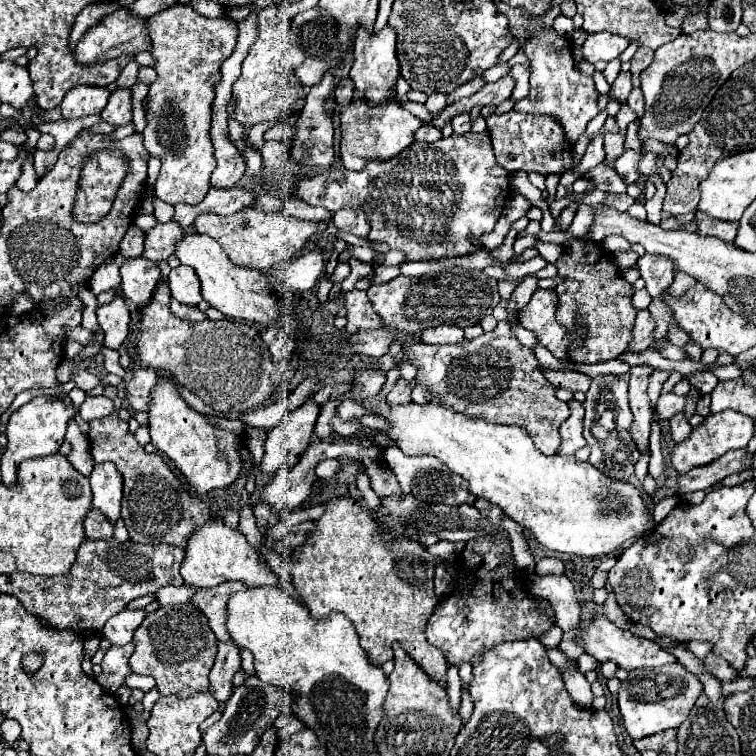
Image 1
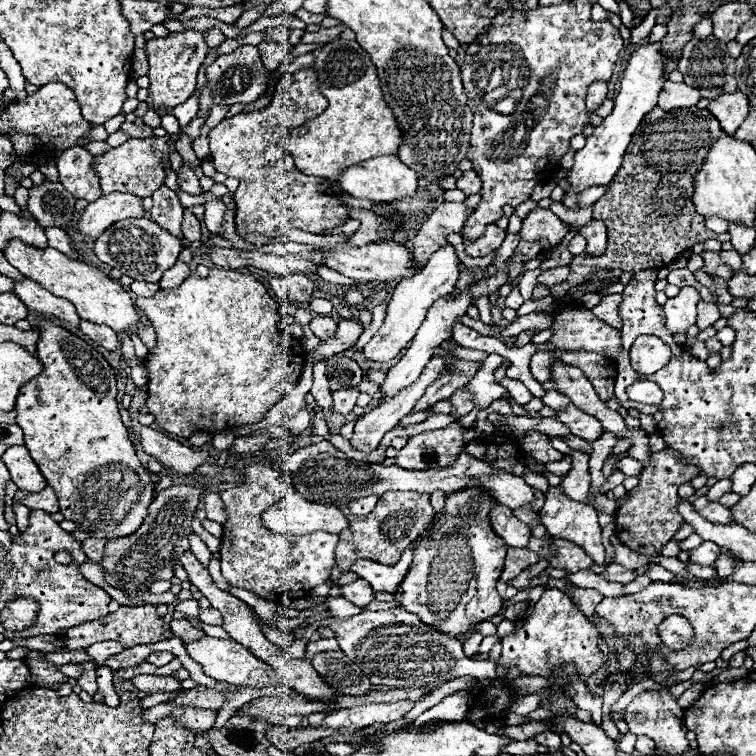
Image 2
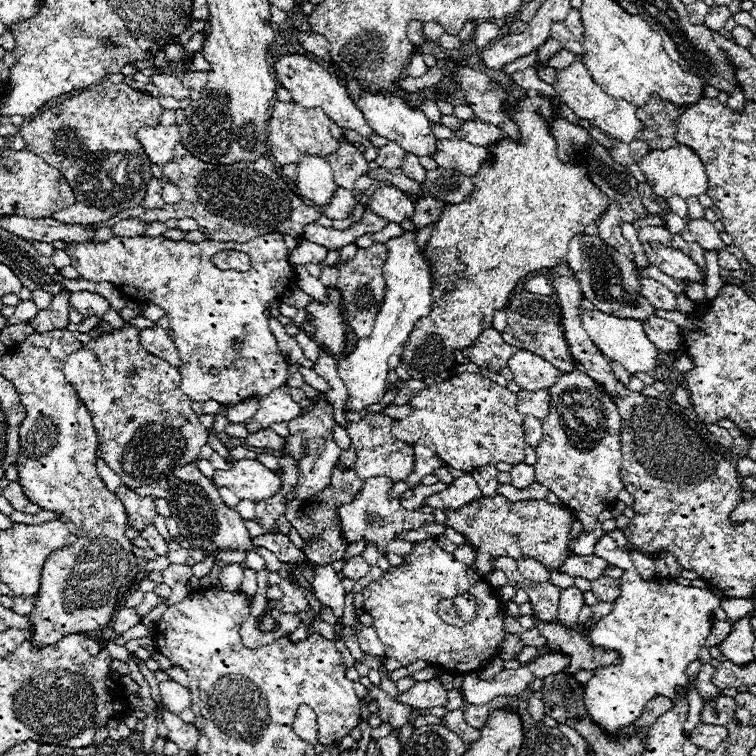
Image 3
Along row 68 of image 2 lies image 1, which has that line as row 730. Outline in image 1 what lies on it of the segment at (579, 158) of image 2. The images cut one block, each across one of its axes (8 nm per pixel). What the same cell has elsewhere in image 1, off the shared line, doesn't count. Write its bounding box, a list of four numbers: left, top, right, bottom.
[618,664,702,740]

